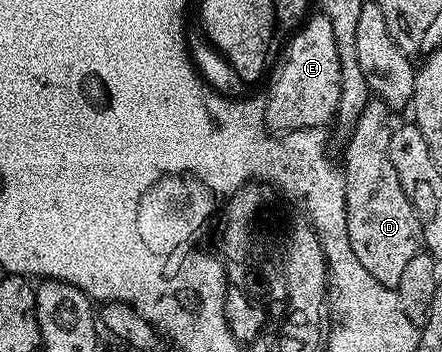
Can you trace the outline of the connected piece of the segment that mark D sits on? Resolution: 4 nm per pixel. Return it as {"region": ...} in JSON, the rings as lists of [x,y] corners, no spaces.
{"region":[[[370,98],[363,113],[359,113],[356,123],[348,132],[349,144],[345,147],[343,174],[347,205],[347,237],[351,237],[351,249],[355,249],[355,257],[359,257],[363,269],[367,269],[367,273],[371,273],[371,277],[375,277],[379,285],[395,289],[399,285],[399,277],[403,277],[403,269],[407,266],[407,261],[411,261],[411,257],[415,257],[422,250],[423,244],[419,217],[403,189],[399,173],[395,173],[395,165],[391,165],[389,146],[393,132],[391,126],[394,122],[393,115],[394,112],[382,99]]]}

